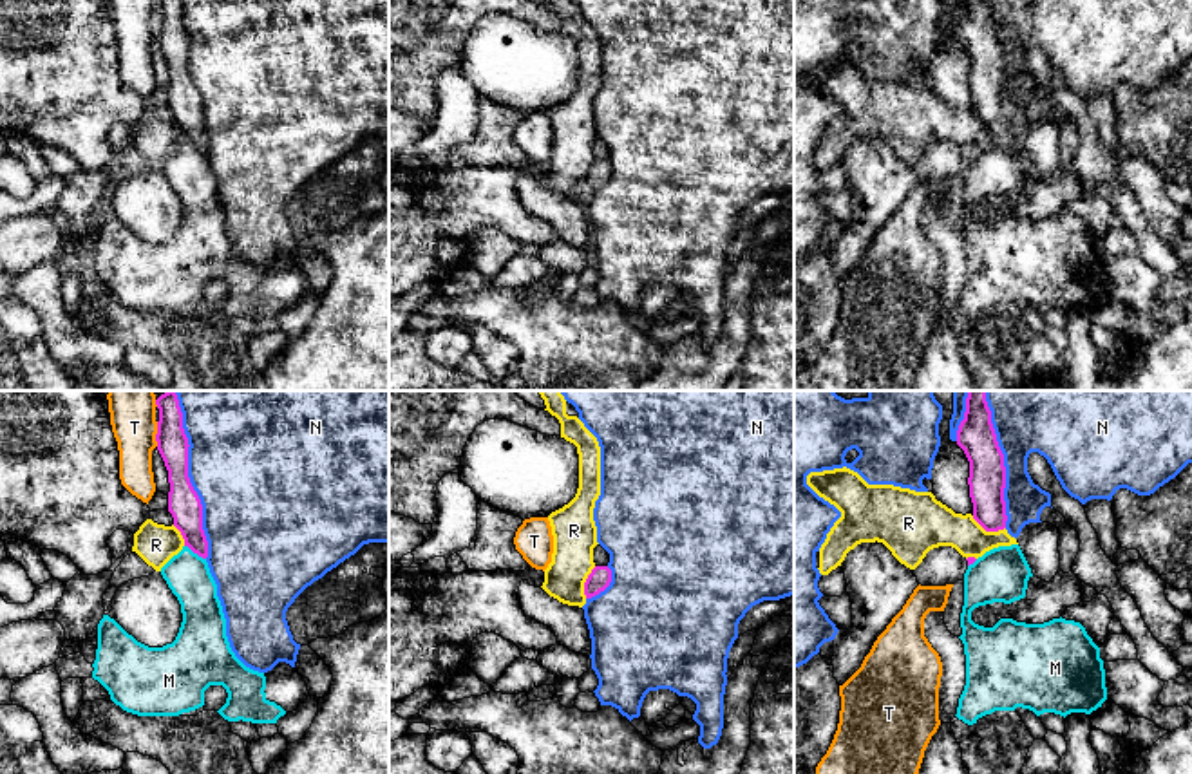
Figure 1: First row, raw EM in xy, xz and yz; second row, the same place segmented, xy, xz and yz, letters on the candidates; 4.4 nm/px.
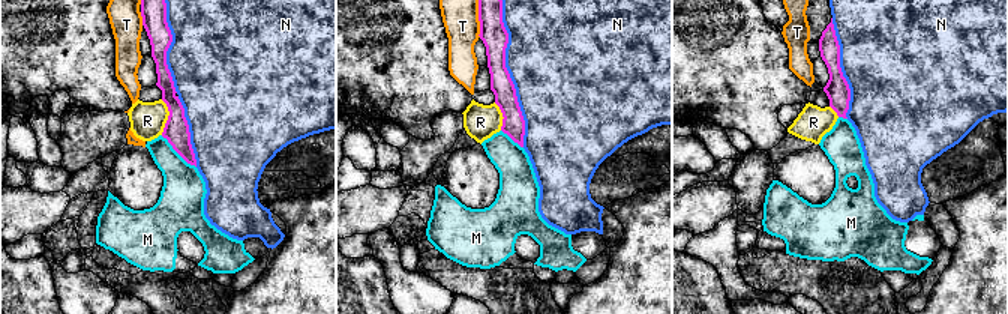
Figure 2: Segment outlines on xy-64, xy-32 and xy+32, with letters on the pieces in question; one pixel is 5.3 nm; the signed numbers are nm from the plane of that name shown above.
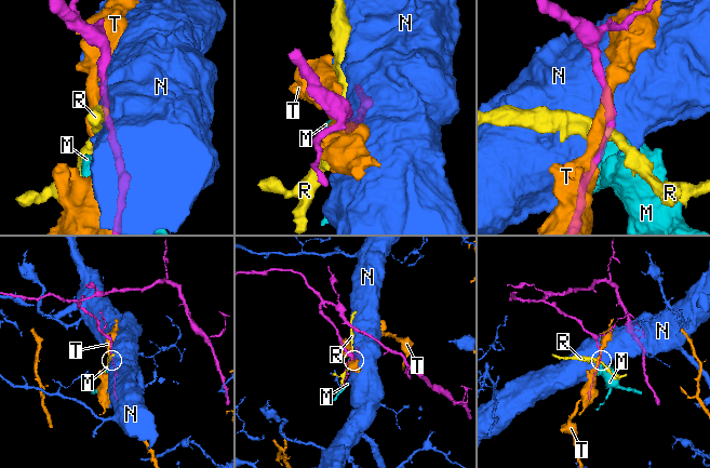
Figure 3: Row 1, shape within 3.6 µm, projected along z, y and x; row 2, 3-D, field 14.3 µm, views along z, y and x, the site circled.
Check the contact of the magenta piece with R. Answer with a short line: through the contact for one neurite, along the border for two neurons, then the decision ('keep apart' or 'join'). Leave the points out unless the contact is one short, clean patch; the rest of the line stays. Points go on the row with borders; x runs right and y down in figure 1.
line yz (972, 516), (986, 530), (1004, 528); keep apart

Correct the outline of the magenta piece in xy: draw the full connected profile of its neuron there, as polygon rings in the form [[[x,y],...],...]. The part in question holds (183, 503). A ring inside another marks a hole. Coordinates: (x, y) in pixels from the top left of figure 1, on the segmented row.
[[[175,391],[156,400],[159,409],[157,450],[168,470],[168,512],[181,532],[184,546],[206,559],[208,541],[203,530],[203,505],[188,477],[188,438],[183,429],[183,412]]]

